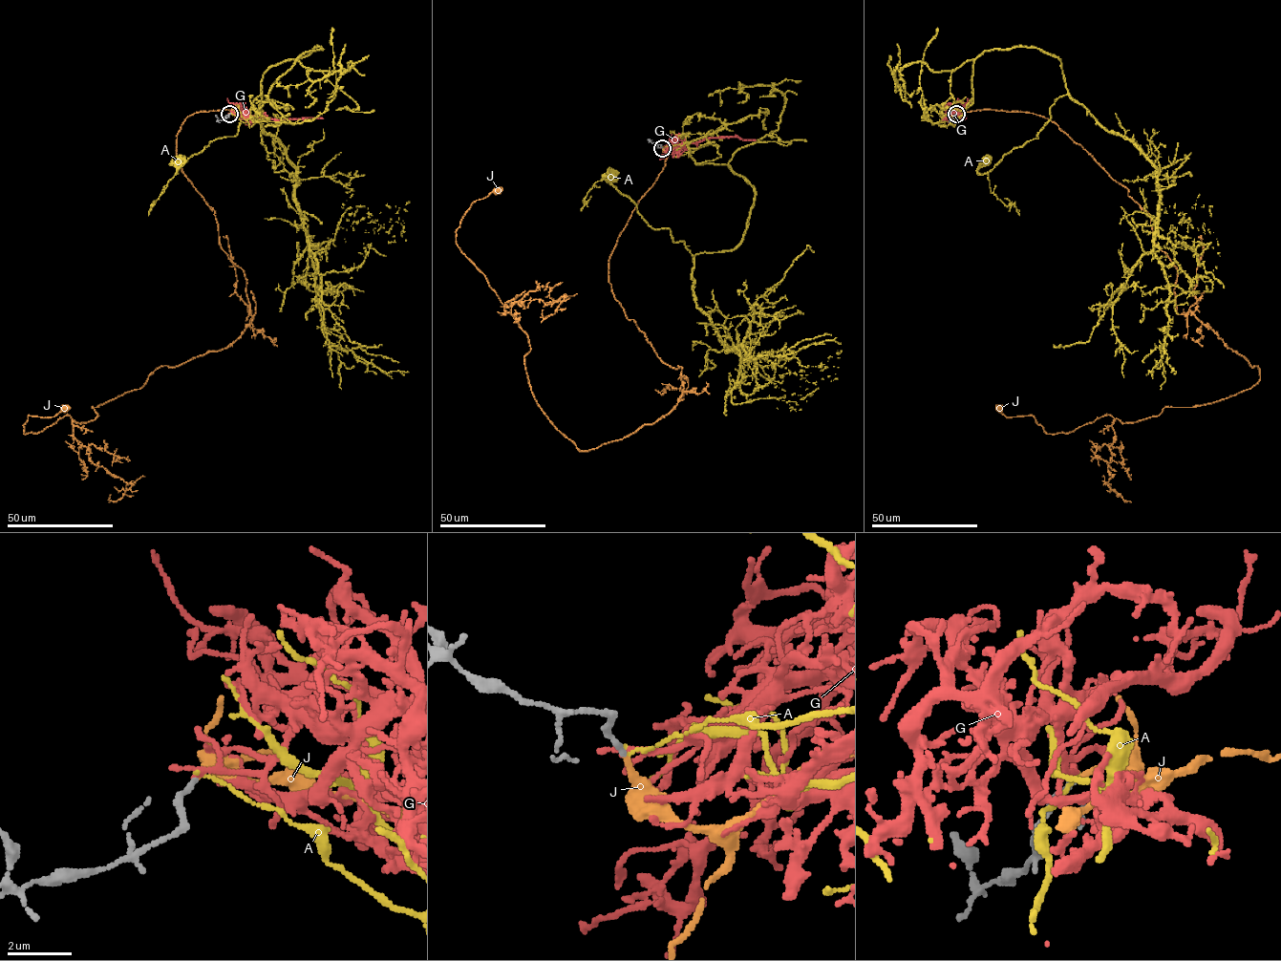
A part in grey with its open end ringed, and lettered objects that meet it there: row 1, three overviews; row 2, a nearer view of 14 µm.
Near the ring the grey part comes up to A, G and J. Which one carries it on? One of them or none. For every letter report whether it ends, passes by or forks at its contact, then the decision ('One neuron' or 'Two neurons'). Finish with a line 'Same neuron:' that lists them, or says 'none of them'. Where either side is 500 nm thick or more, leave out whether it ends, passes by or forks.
A: It ends there. Two neurons
G: It passes by. Two neurons
J: It ends there. One neuron
Same neuron: J

